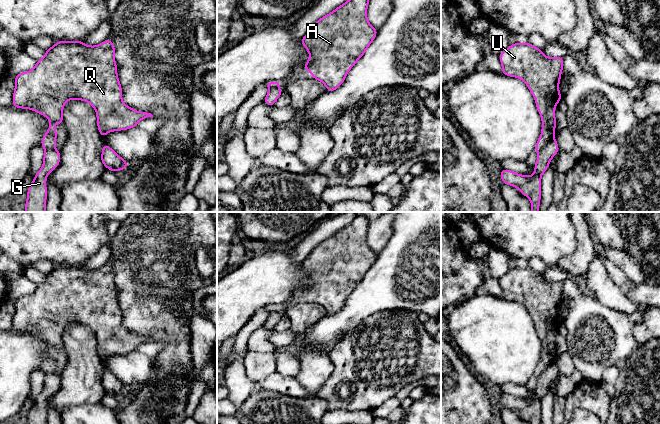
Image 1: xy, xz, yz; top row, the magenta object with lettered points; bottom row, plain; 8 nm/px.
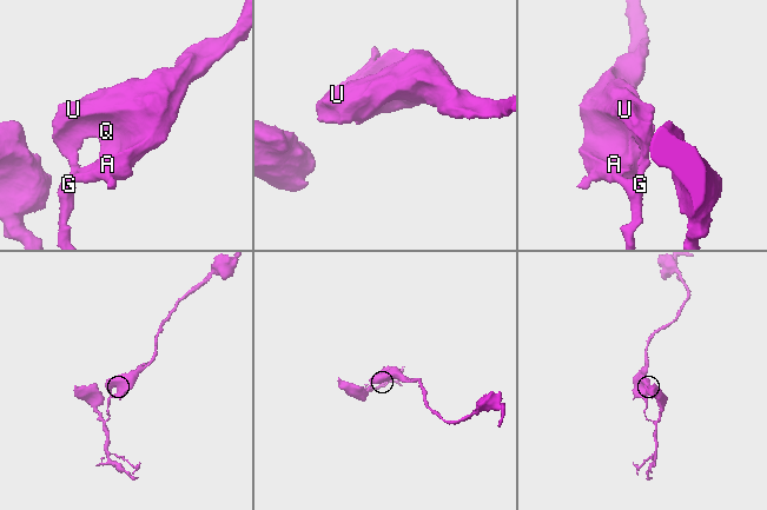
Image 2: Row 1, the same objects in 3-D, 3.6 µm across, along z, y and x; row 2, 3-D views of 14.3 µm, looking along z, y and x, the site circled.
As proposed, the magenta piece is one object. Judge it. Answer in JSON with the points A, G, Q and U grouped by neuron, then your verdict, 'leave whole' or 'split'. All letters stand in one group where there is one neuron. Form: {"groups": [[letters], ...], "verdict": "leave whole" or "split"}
{"groups": [["A", "Q", "U"], ["G"]], "verdict": "split"}

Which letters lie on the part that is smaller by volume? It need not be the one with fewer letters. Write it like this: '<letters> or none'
G

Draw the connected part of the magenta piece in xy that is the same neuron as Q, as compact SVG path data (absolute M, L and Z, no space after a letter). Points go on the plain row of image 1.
M108 263L96 270L86 269L82 265L58 265L50 273L46 274L45 280L37 285L32 294L15 300L12 329L17 332L27 332L39 336L41 339L47 341L50 346L50 351L41 365L41 369L45 374L49 372L55 373L56 371L57 355L53 350L63 346L62 335L65 326L69 324L83 324L94 331L97 339L97 350L100 359L103 361L112 355L127 354L136 351L140 344L153 341L151 337L136 335L122 325L122 313L117 299L114 276L114 268Z

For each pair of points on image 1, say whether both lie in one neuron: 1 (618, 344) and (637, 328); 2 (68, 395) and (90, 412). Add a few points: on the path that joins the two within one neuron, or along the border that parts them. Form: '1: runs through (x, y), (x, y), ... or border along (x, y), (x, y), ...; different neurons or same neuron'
1: border along (631, 323), (632, 335), (638, 345); different neurons
2: border along (100, 402), (68, 405), (59, 412); different neurons

